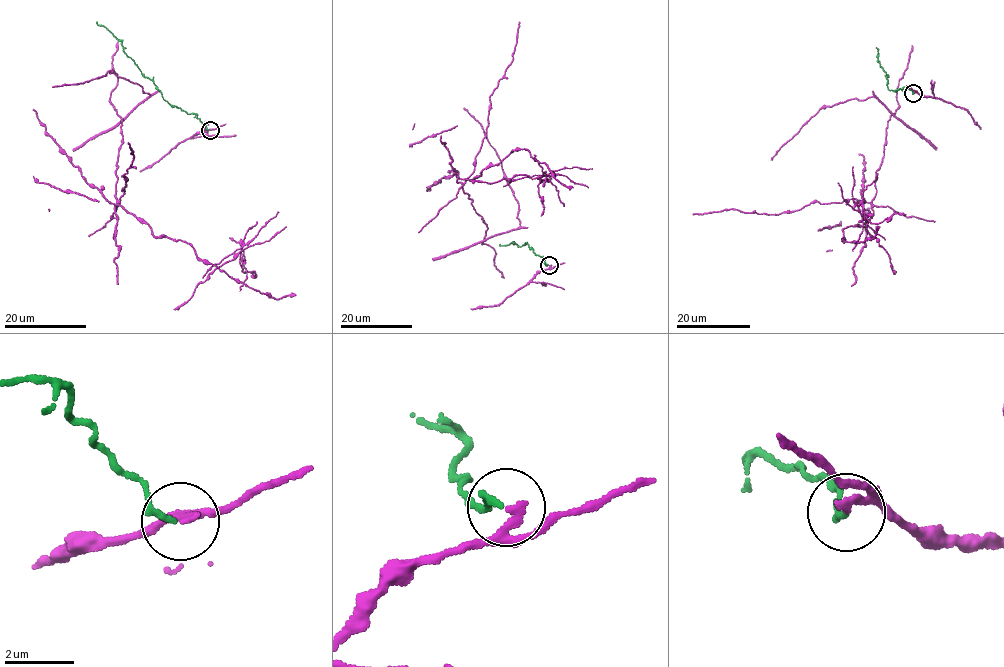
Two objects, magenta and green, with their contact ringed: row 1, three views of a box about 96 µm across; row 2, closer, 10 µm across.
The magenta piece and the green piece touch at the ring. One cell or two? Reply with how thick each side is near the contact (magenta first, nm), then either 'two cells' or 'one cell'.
150/170 nm | two cells

